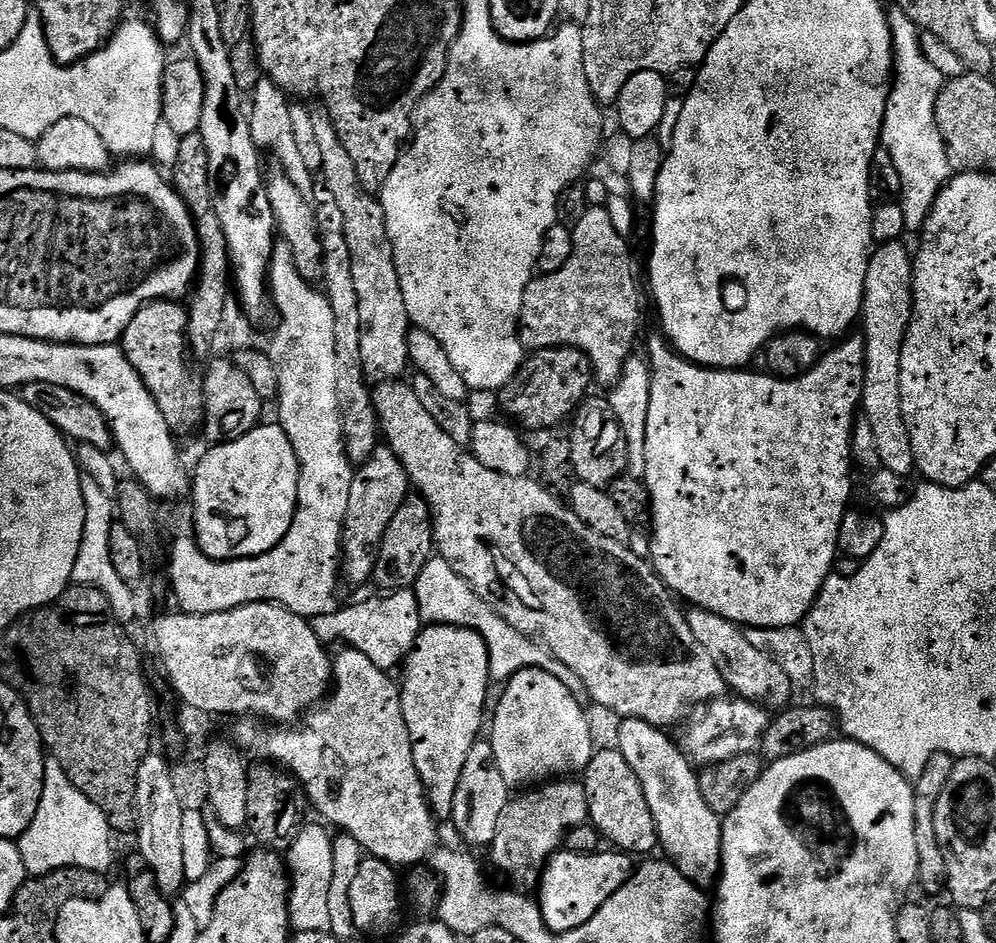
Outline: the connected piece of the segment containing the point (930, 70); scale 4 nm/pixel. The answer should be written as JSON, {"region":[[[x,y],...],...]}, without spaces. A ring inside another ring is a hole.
{"region":[[[889,7],[887,13],[892,35],[894,79],[890,103],[884,115],[882,147],[890,154],[890,158],[894,158],[894,167],[902,178],[898,203],[902,214],[906,214],[906,229],[909,233],[919,233],[928,220],[938,194],[947,186],[954,172],[951,164],[942,162],[942,141],[936,125],[936,103],[940,97],[942,77],[930,58],[922,54],[922,33],[916,24],[906,18],[901,8]]]}

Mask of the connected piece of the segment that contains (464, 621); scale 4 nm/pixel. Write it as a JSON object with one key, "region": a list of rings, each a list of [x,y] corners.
{"region":[[[439,558],[429,560],[427,566],[422,570],[422,574],[416,579],[415,592],[417,608],[415,611],[421,621],[428,624],[453,624],[459,628],[469,628],[482,634],[490,654],[493,681],[507,682],[514,674],[518,674],[518,670],[526,670],[527,668],[546,670],[546,674],[554,674],[554,678],[558,678],[558,682],[562,682],[562,686],[566,686],[566,690],[570,690],[570,694],[574,694],[578,706],[582,706],[586,710],[593,707],[590,690],[586,690],[582,686],[582,678],[578,678],[578,674],[574,674],[574,670],[570,670],[557,656],[552,655],[543,643],[537,642],[533,637],[523,636],[518,630],[514,630],[514,626],[510,626],[510,622],[506,622],[506,618],[498,615],[468,585],[468,581],[462,579],[453,570],[450,562]]]}

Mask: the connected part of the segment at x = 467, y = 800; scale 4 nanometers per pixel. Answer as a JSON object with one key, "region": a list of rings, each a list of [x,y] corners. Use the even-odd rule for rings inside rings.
{"region":[[[477,746],[470,750],[470,758],[466,758],[466,766],[462,766],[462,778],[458,778],[458,790],[454,794],[454,810],[451,823],[456,823],[456,832],[468,844],[484,844],[491,846],[498,834],[498,822],[502,818],[502,810],[506,810],[510,799],[510,785],[502,778],[502,770],[498,770],[496,756],[491,747]]]}

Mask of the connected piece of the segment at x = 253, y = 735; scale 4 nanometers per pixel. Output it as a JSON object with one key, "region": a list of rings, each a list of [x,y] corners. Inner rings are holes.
{"region":[[[348,646],[343,650],[345,652],[335,653],[332,661],[334,683],[330,695],[307,713],[299,726],[271,728],[259,719],[244,718],[236,728],[235,743],[241,749],[249,748],[260,755],[257,757],[267,758],[273,765],[291,772],[300,781],[307,803],[311,807],[313,804],[333,829],[336,827],[349,832],[368,851],[365,853],[369,857],[384,860],[393,866],[419,865],[423,861],[420,859],[424,855],[425,859],[433,847],[431,838],[427,836],[433,821],[422,778],[418,778],[418,770],[414,766],[410,730],[406,730],[406,718],[402,714],[401,685],[397,681],[395,684],[385,669],[374,666],[374,662],[370,662],[370,658],[357,648]]]}

